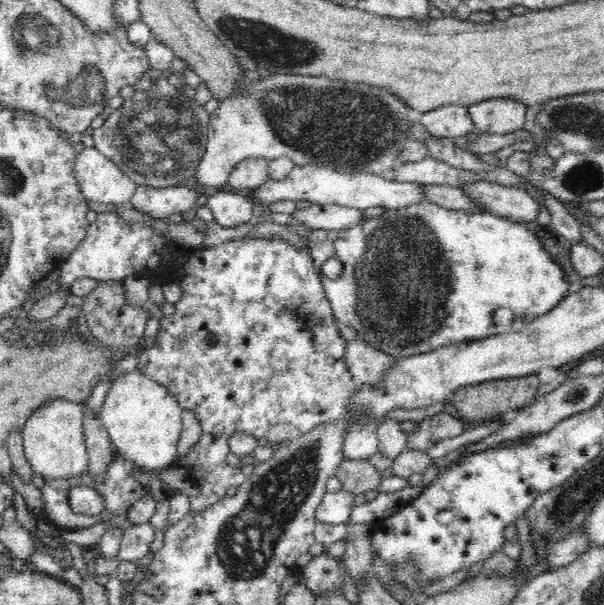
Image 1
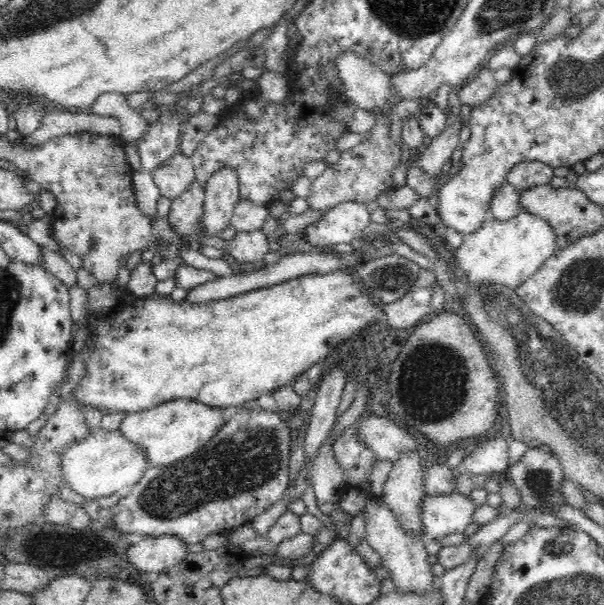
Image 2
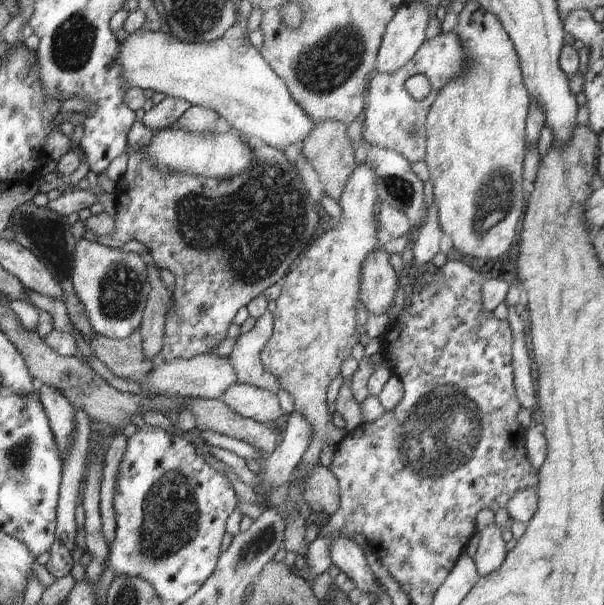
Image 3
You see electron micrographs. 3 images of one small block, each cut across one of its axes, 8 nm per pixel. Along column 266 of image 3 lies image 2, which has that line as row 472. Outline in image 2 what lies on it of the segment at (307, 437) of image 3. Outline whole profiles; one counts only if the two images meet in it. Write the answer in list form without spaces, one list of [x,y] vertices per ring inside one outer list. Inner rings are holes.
[[[503,435],[481,441],[471,454],[463,455],[456,472],[459,474],[486,474],[506,470],[509,467],[509,441],[510,439]]]

